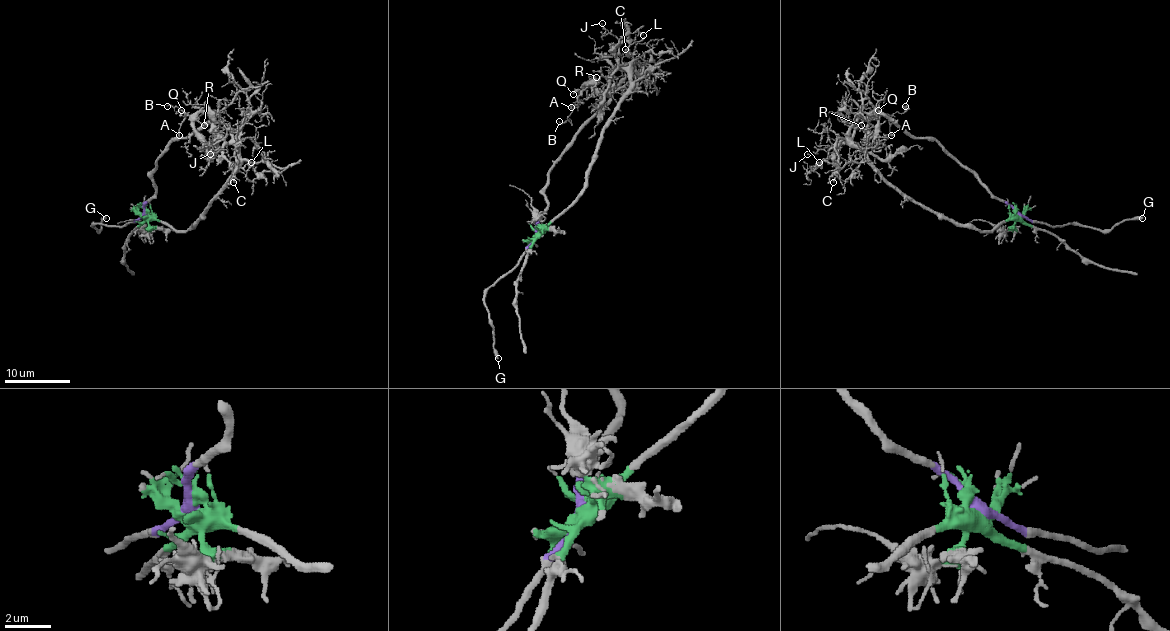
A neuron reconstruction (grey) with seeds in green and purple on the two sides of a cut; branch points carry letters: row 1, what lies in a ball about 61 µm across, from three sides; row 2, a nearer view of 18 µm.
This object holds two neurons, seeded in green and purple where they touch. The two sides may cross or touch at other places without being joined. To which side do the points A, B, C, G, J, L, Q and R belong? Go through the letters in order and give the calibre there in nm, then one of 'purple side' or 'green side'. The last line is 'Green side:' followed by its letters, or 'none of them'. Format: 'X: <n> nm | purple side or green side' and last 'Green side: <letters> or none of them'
A: 120 nm | purple side
B: 90 nm | purple side
C: 180 nm | green side
G: 420 nm | purple side
J: 120 nm | green side
L: 150 nm | green side
Q: 190 nm | purple side
R: 120 nm | purple side
Green side: C, J, L

